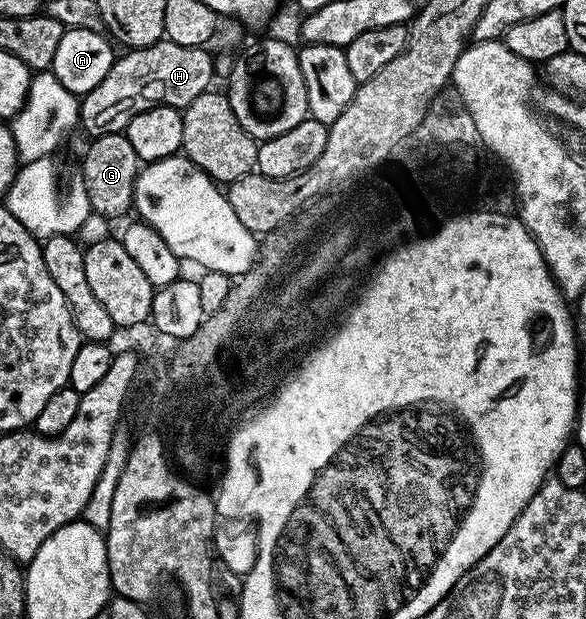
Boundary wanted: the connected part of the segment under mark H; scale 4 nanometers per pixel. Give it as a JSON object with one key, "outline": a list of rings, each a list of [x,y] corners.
{"outline":[[[162,40],[150,47],[141,49],[129,49],[121,52],[113,60],[110,71],[94,91],[83,94],[80,97],[79,128],[88,132],[89,138],[110,135],[111,133],[124,133],[127,130],[130,119],[134,119],[136,113],[144,109],[150,109],[154,105],[169,105],[183,111],[187,105],[194,103],[198,95],[209,92],[211,81],[214,81],[214,57],[208,54],[204,47],[182,47],[170,40]]]}

